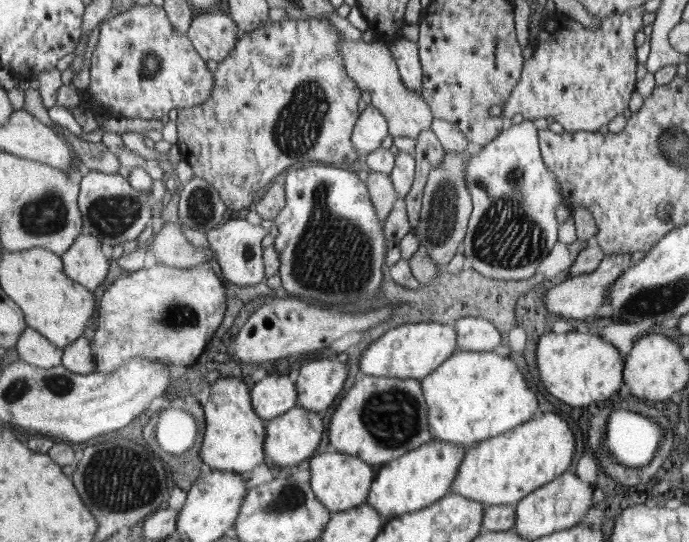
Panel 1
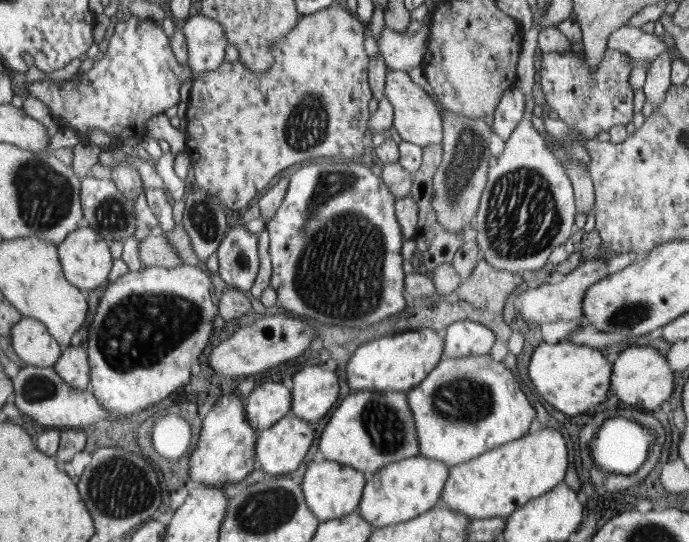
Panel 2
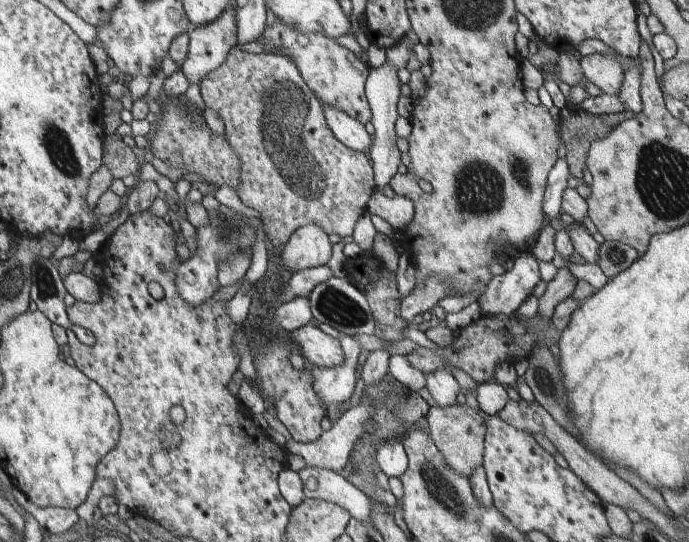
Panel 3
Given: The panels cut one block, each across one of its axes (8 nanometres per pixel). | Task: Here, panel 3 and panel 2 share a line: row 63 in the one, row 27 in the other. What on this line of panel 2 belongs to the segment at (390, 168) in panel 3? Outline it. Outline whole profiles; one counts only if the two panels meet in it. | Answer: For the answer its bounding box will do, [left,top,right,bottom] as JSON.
[376,26,427,71]

